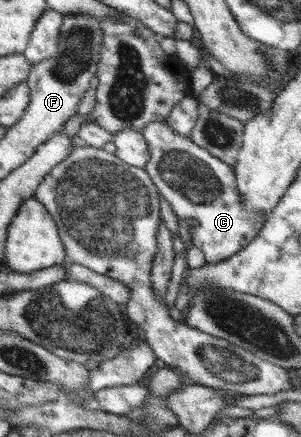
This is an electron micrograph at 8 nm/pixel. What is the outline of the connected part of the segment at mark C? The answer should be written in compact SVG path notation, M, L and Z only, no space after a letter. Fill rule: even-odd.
M166 122L149 124L143 134L151 151L145 168L175 215L190 223L188 230L192 235L192 245L204 253L206 263L220 263L255 240L268 215L253 211L243 202L234 167L191 138L178 135Z

